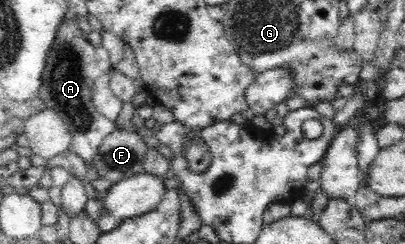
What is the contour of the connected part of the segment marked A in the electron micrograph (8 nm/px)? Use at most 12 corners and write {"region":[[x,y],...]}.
{"region":[[67,16],[47,57],[37,97],[73,137],[86,176],[116,123],[97,111],[95,80],[106,50]]}

